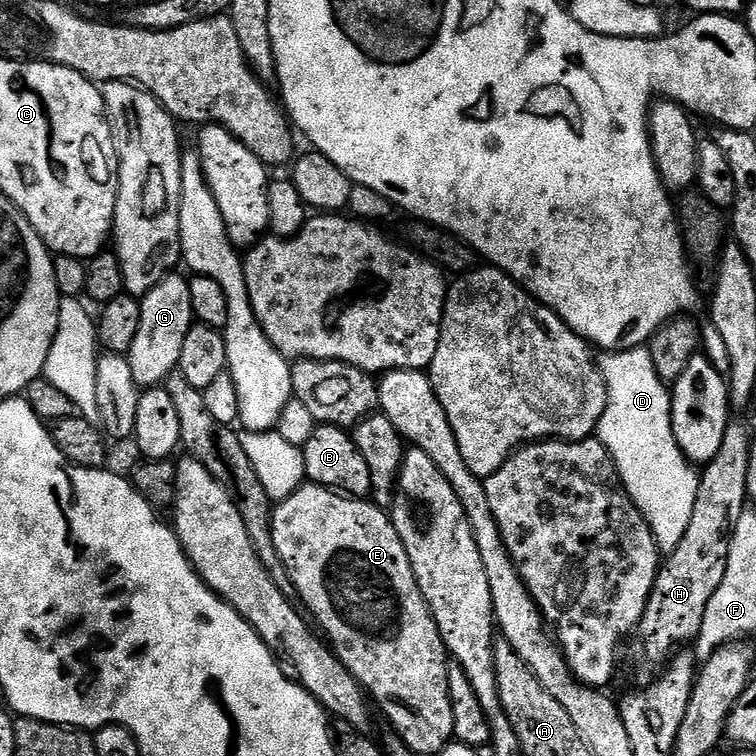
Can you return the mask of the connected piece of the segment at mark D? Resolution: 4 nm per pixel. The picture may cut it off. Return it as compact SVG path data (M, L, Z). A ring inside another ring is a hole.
M644 346L631 348L625 352L604 352L598 363L600 373L606 382L608 401L595 435L612 456L624 491L646 518L658 550L662 554L673 552L678 542L682 542L686 526L690 526L690 514L694 514L694 498L698 498L700 477L697 469L688 463L674 438L669 385L662 383L658 378L658 370L654 370L654 358Z

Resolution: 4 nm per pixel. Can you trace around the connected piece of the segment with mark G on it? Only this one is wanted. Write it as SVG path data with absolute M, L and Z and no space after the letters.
M176 275L164 276L162 282L158 282L158 286L154 286L140 300L138 334L134 334L134 342L126 355L134 382L141 390L163 385L179 369L182 342L186 342L186 334L194 323L188 280Z

